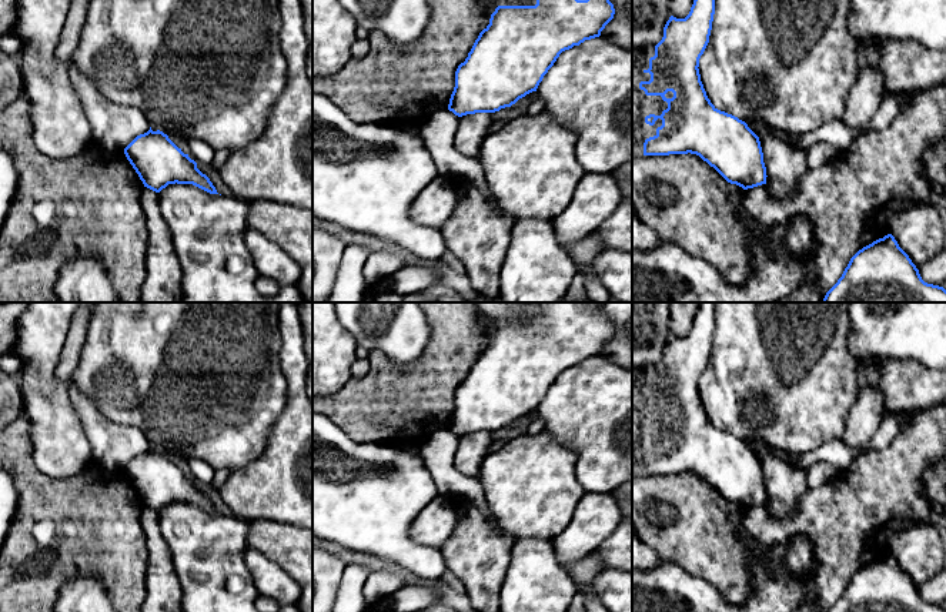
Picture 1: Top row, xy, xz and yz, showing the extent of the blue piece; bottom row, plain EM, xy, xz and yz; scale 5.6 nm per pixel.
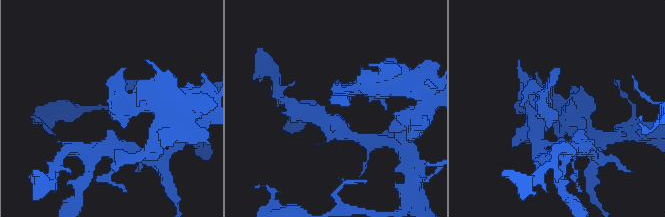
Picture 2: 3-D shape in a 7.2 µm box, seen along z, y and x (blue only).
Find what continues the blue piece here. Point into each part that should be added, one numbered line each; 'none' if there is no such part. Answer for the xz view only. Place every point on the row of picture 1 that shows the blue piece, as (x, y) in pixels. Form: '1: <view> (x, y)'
1: xz (492, 4)

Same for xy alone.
none

